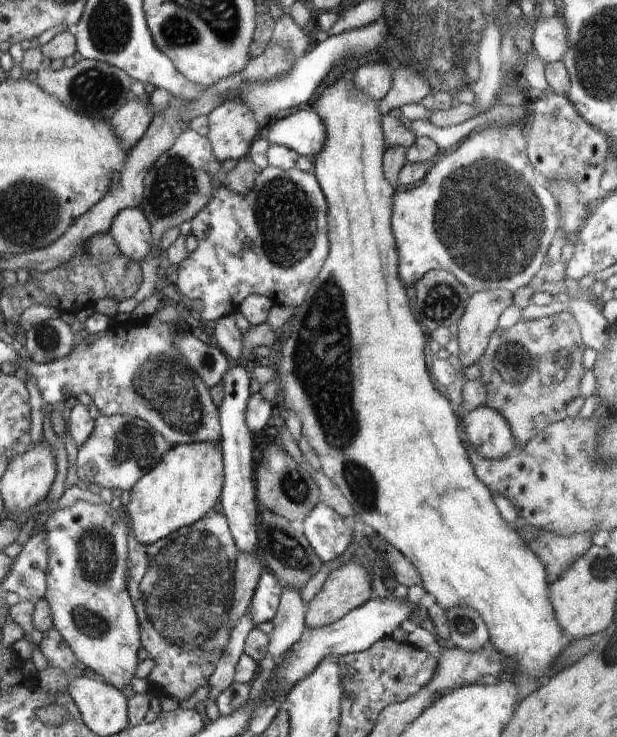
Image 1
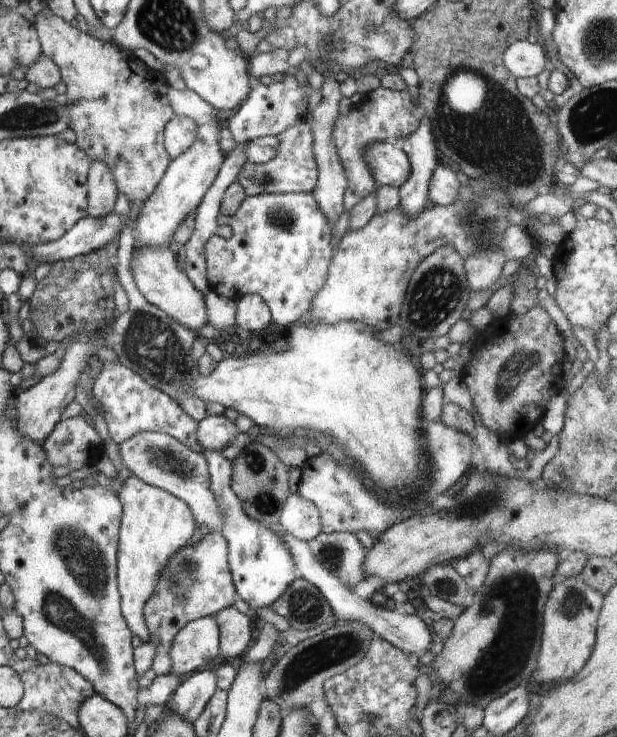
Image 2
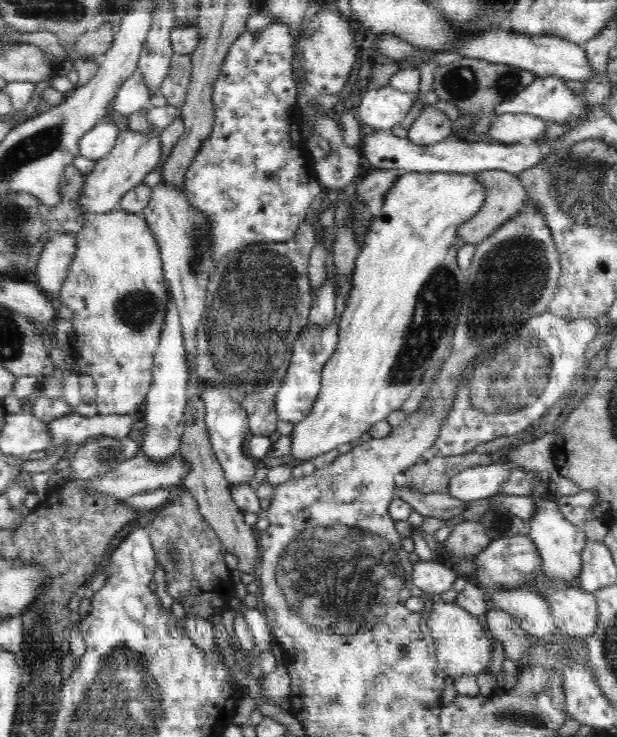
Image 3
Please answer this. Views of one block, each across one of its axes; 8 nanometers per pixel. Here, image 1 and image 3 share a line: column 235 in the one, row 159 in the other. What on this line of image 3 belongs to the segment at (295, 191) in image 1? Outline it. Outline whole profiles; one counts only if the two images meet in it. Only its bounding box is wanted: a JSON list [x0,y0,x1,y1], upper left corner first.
[185,23,322,269]

